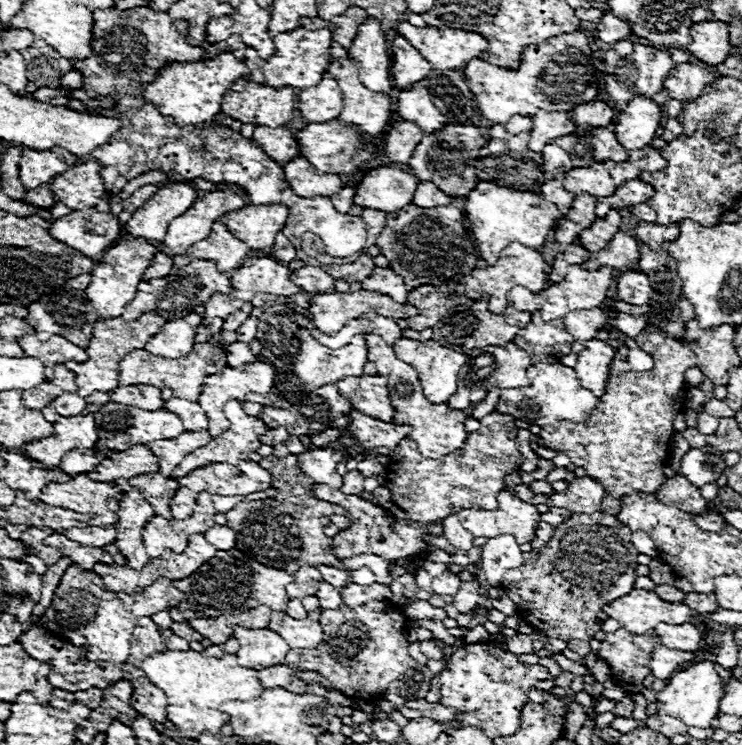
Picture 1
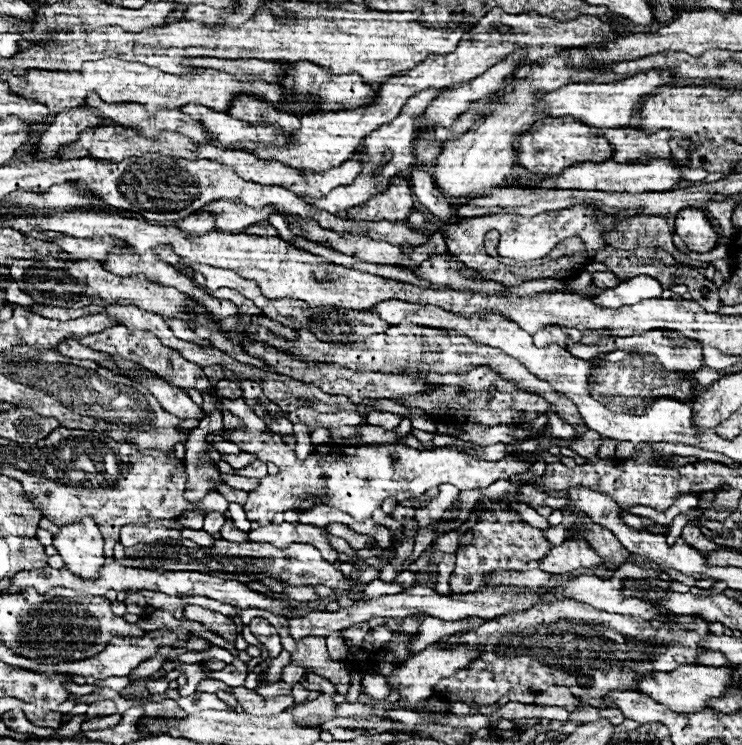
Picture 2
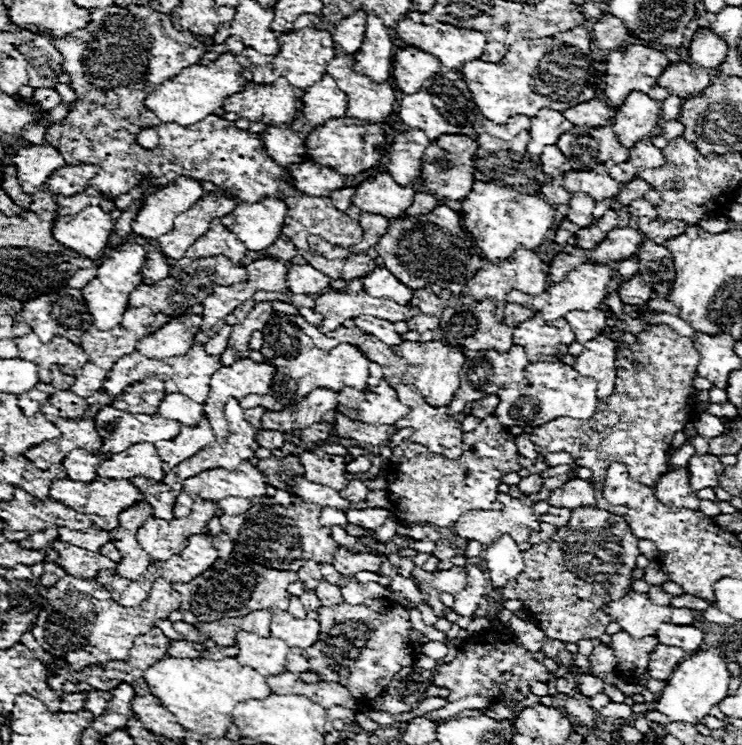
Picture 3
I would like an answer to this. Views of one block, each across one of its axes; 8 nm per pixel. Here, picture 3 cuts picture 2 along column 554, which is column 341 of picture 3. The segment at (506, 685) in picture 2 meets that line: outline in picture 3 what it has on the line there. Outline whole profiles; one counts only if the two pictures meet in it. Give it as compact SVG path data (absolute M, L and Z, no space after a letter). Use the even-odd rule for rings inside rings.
M346 602L338 608L318 608L320 638L314 648L306 648L310 672L318 674L324 682L336 682L348 688L356 700L372 700L384 694L392 676L404 666L414 664L408 650L410 644L410 618L402 606L392 606L388 612L374 612L366 604L350 606Z

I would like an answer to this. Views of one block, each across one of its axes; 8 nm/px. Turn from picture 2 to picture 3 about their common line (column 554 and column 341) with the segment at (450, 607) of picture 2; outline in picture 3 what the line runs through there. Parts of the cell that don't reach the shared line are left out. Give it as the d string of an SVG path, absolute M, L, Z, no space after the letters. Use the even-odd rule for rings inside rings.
M320 580L318 586L314 588L314 594L320 598L322 606L334 606L334 604L340 604L342 602L342 594L340 594L340 588L326 582L326 580Z

